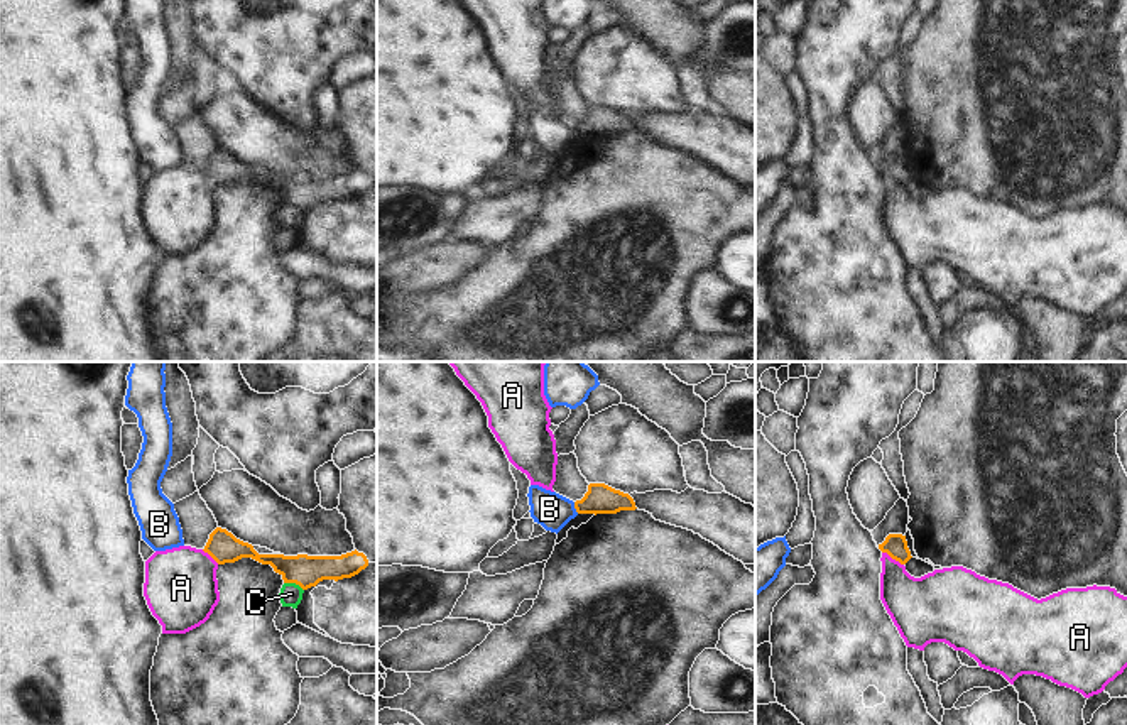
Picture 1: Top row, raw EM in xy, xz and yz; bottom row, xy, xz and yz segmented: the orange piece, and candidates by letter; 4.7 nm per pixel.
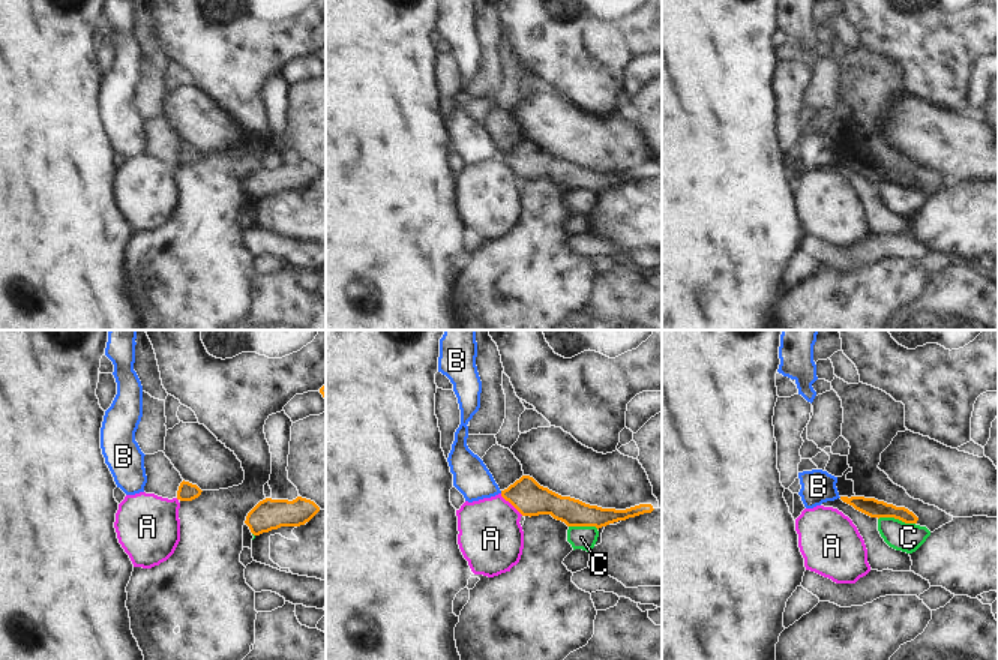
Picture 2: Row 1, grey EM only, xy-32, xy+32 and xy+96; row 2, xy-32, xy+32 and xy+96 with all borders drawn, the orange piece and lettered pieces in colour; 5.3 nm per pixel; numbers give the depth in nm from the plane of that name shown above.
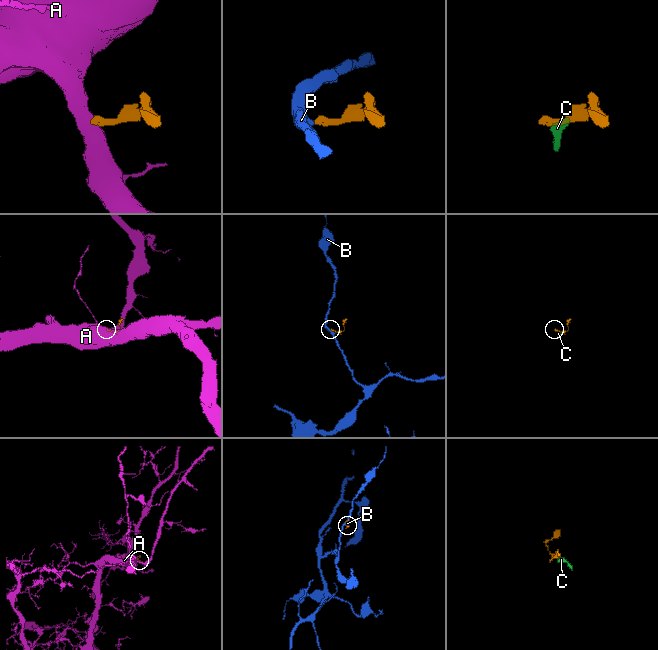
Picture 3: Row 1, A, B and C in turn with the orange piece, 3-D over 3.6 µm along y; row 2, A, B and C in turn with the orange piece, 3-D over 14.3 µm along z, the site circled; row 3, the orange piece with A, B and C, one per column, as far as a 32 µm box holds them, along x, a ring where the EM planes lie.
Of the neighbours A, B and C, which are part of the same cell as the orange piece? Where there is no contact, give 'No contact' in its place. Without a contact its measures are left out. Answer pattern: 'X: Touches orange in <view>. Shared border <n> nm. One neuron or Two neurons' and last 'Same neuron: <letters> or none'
A: Touches orange in yz. Shared border 120 nm. Two neurons
B: Touches orange in xz. Shared border 60 nm. Two neurons
C: Touches orange in xy. Shared border 100 nm. Two neurons
Same neuron: none.

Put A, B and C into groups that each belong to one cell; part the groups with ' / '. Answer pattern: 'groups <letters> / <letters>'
groups A / B / C

